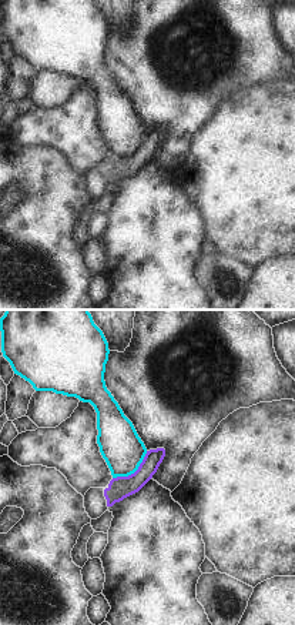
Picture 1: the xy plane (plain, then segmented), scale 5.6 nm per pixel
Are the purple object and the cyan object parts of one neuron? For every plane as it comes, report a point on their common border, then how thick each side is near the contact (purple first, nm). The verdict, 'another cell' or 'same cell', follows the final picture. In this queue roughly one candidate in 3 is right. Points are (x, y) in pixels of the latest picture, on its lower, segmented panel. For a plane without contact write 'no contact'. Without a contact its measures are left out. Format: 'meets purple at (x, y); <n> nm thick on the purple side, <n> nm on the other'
meets purple at (134, 473); 130 nm thick on the purple side, 240 nm on the other

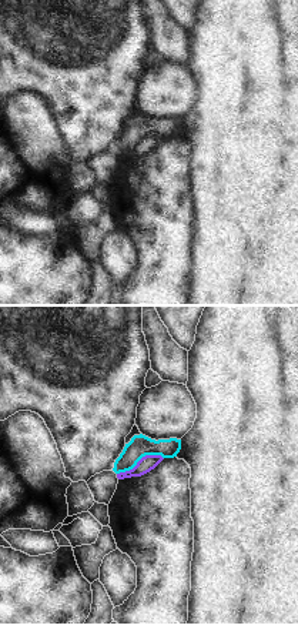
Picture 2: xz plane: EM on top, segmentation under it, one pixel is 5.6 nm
meets purple at (140, 460); 90 nm thick on the purple side, 130 nm on the other

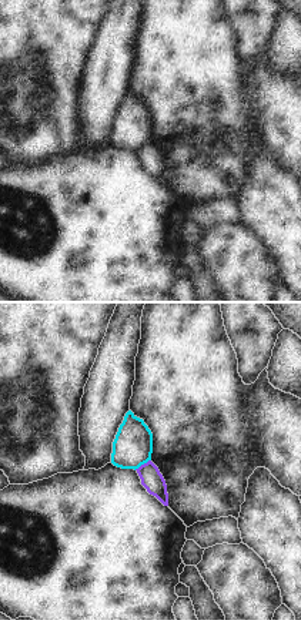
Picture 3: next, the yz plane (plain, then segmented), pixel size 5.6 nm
meets purple at (141, 465); 120 nm thick on the purple side, 220 nm on the other

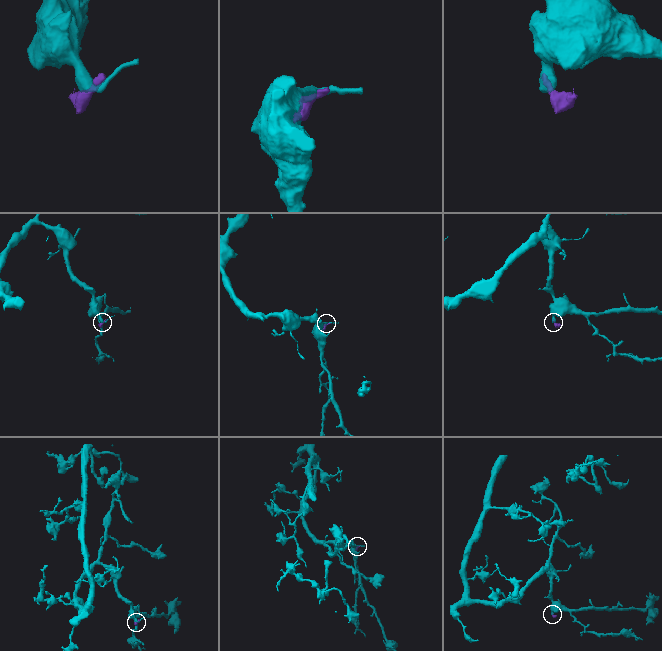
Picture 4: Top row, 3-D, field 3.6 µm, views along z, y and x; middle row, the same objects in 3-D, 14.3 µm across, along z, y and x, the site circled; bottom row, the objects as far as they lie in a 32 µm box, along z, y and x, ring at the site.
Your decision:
another cell

